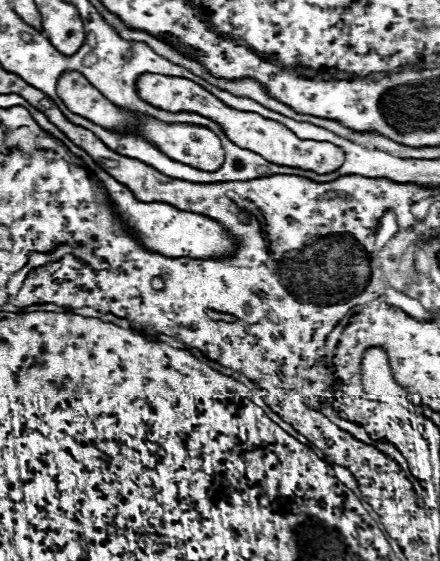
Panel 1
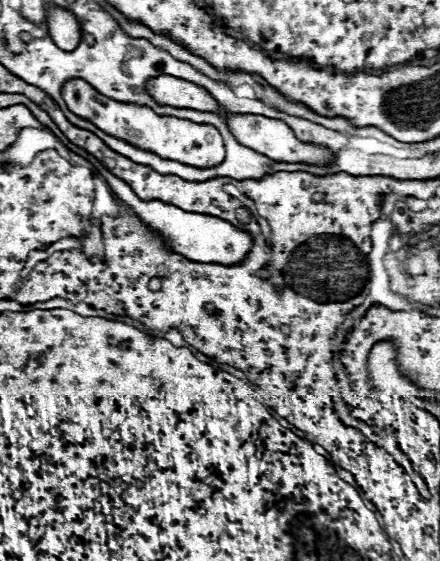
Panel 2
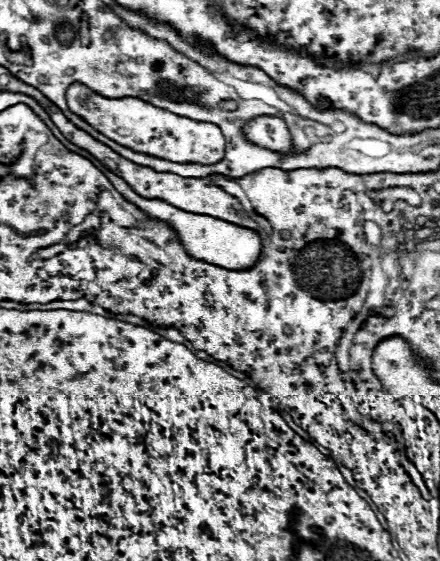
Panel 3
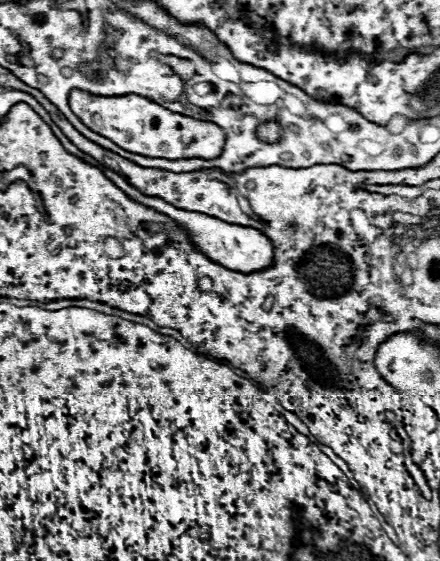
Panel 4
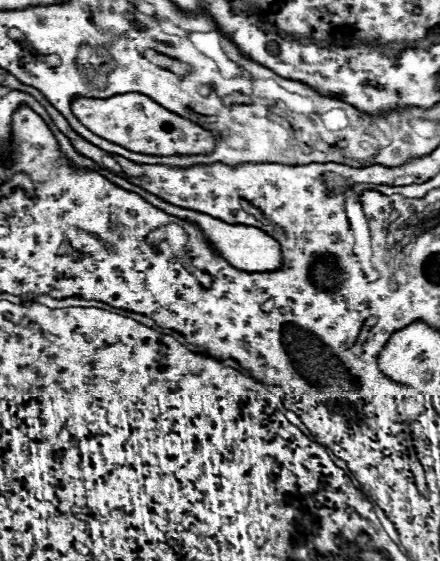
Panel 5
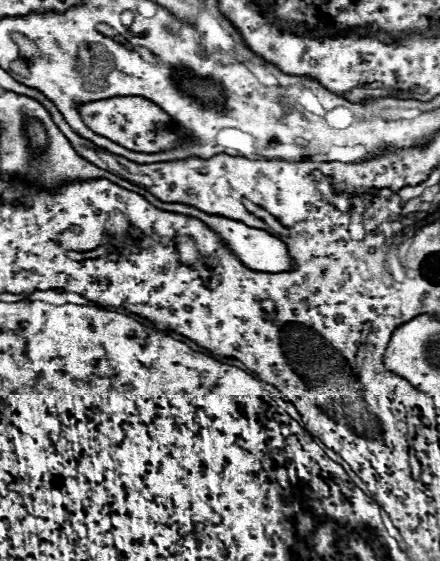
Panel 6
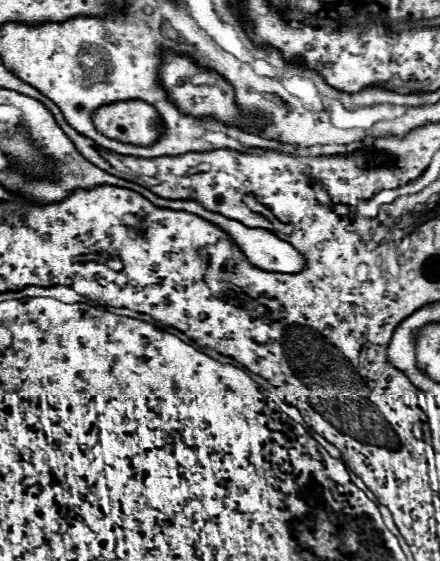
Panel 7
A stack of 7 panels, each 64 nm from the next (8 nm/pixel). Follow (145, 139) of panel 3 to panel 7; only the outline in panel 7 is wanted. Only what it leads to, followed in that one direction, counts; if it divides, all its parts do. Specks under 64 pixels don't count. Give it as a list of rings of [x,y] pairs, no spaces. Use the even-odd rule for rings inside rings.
[[[142,100],[104,106],[94,114],[94,124],[108,138],[140,146],[154,144],[162,130],[156,110]]]

